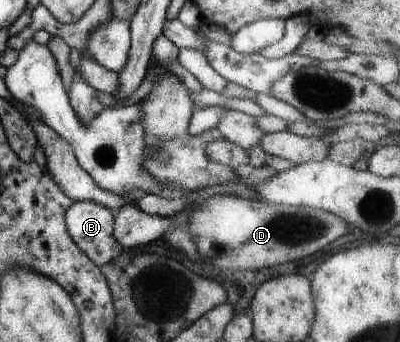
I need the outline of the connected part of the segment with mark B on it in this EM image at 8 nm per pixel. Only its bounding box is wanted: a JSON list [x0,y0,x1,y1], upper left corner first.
[65,201,124,267]

